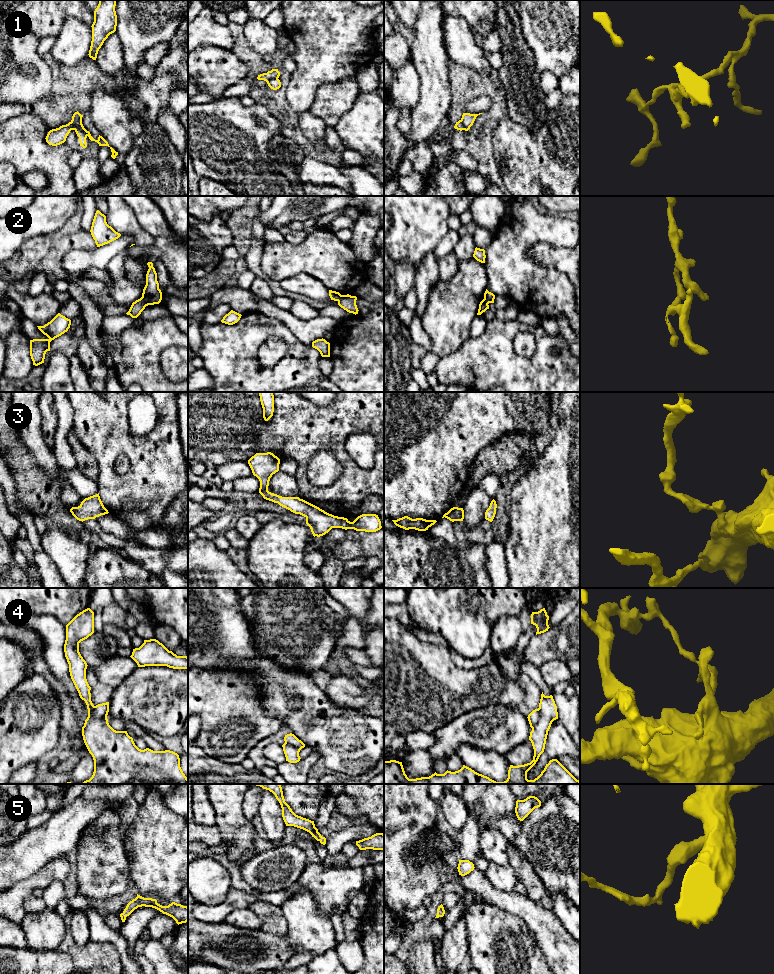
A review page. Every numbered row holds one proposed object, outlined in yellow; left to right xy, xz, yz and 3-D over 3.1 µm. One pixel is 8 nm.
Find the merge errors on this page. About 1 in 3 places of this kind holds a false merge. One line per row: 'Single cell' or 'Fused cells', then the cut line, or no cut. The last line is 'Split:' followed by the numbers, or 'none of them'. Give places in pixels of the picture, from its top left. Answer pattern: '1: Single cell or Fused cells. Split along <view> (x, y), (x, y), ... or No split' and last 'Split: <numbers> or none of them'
1: Fused cells. Split along xz (277, 77), (266, 81)
2: Fused cells. Split along xy (140, 298), (146, 305)
3: Single cell. No split
4: Fused cells. Split along xy (93, 706), (93, 717), (106, 717)
5: Single cell. No split
Split: 1, 2, 4

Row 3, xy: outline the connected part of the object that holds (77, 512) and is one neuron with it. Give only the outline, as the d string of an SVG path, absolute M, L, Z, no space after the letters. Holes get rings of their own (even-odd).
M99 493L85 498L78 507L72 507L70 512L77 520L82 522L109 513L104 507Z

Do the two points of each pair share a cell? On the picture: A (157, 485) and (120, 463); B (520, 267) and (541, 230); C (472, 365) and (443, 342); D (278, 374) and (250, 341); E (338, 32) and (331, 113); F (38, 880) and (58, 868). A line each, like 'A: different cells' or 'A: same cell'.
A: different cells
B: same cell
C: different cells
D: same cell
E: different cells
F: same cell

